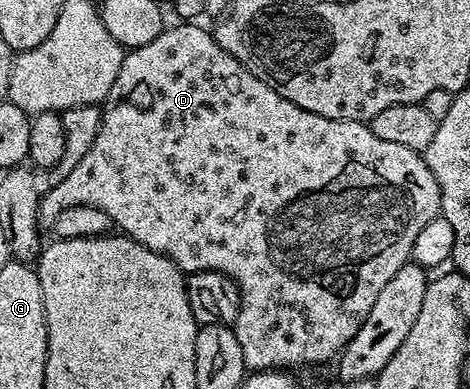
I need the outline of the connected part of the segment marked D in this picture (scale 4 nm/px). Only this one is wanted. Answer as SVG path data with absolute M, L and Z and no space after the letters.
M202 24L178 25L182 26L163 29L152 44L133 47L123 57L116 84L112 84L112 92L108 92L101 107L101 122L92 146L84 152L80 164L64 176L64 180L53 183L49 187L51 190L47 194L45 191L38 199L39 227L46 232L53 231L62 210L91 206L108 215L111 223L127 238L172 260L186 274L211 270L228 276L240 292L240 312L232 329L236 340L240 340L240 352L244 352L247 371L294 372L297 366L333 363L348 340L360 332L360 324L368 320L368 312L372 312L372 304L376 304L376 296L380 296L384 284L388 284L388 280L392 280L392 276L396 276L396 272L411 261L412 244L416 244L416 236L420 236L424 224L439 217L442 193L436 184L436 176L419 151L391 144L389 140L380 140L380 136L372 133L365 122L328 120L292 104L292 100L284 100L276 88L268 88L264 80L256 80L252 72L243 68L240 60L224 52L213 33L198 26Z

